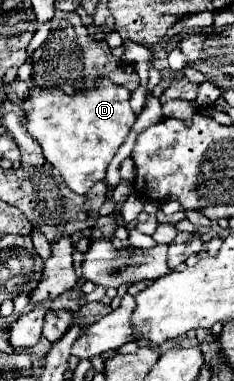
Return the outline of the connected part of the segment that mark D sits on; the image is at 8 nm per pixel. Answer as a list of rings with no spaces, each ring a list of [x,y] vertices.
[[[103,80],[101,84],[97,84],[95,90],[91,92],[79,92],[79,94],[65,94],[63,90],[35,90],[29,96],[29,102],[25,104],[25,126],[29,130],[29,134],[41,144],[43,148],[43,156],[55,164],[55,168],[59,168],[63,180],[67,182],[67,186],[77,192],[77,194],[85,194],[89,192],[89,188],[105,178],[107,166],[113,160],[117,148],[125,142],[133,122],[135,122],[135,114],[129,106],[129,96],[131,92],[127,92],[125,88],[119,88],[117,84]]]

